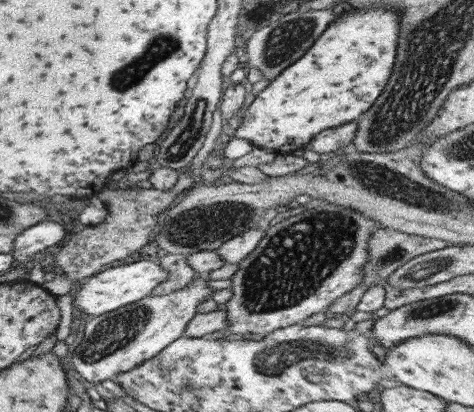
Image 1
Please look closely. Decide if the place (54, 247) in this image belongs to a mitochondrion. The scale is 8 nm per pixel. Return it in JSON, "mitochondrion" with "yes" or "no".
{"mitochondrion":"no"}

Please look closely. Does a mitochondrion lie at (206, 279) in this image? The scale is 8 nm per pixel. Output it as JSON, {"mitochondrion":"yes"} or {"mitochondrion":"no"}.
{"mitochondrion":"no"}

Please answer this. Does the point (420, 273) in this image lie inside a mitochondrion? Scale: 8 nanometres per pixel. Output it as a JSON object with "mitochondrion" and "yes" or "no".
{"mitochondrion":"yes"}

